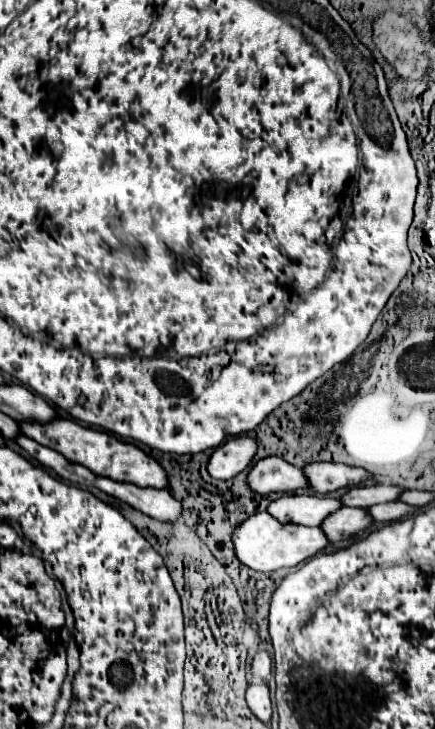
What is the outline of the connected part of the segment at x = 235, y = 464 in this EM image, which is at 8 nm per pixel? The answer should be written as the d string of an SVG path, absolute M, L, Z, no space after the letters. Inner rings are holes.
M231 437L227 443L217 447L209 457L207 471L213 479L231 479L241 473L253 459L257 445L249 437Z

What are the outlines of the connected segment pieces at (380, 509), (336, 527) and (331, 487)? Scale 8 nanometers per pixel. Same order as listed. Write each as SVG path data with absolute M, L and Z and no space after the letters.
M379 503L379 505L373 505L367 511L367 515L375 521L375 523L389 523L389 521L395 521L395 519L401 519L405 517L407 513L411 513L415 507L411 505L405 505L405 503Z
M341 507L341 511L333 511L325 523L321 523L321 531L329 541L343 541L351 535L365 531L373 521L365 515L363 509Z
M311 463L301 471L309 483L309 489L315 493L331 493L343 487L359 485L361 479L367 477L367 471L343 463Z

